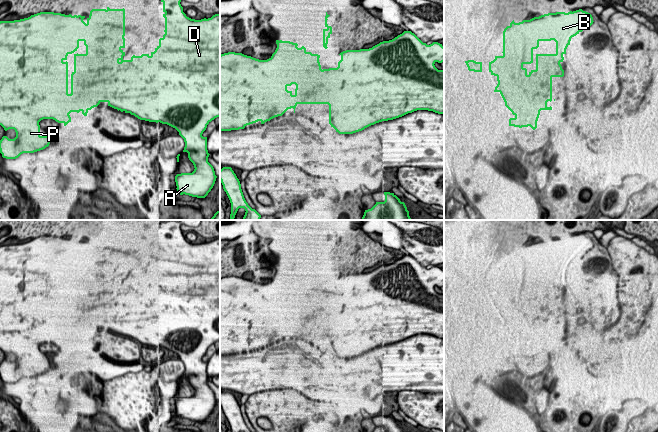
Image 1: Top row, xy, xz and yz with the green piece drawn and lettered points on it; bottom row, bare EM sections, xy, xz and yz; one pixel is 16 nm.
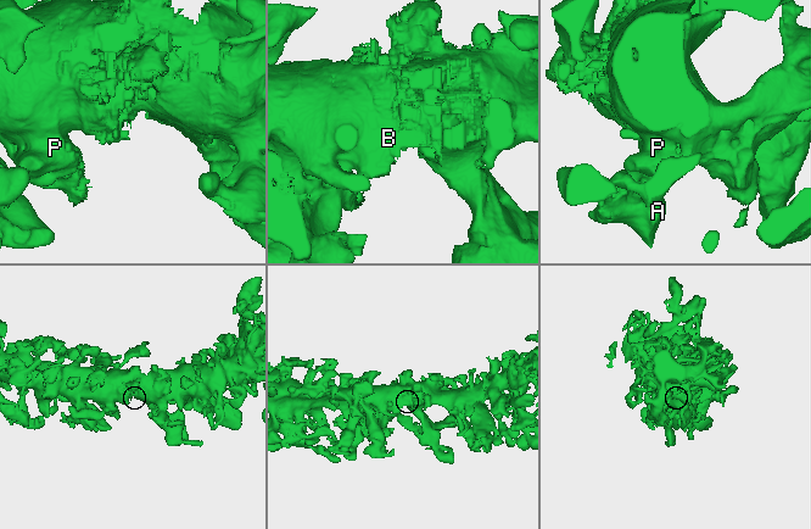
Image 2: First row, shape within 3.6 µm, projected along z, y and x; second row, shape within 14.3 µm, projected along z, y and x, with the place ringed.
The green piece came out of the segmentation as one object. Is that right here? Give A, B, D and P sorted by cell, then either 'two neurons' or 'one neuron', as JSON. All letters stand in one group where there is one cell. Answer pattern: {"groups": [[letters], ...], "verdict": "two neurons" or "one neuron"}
{"groups": [["A", "B", "D", "P"]], "verdict": "one neuron"}

